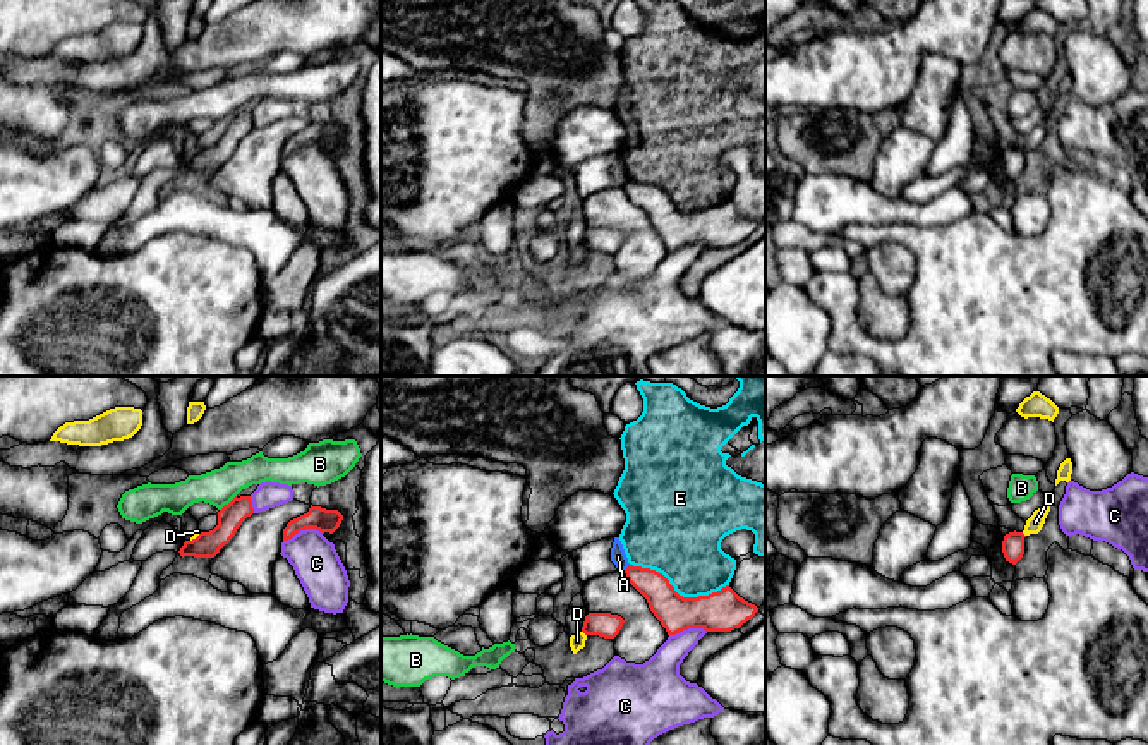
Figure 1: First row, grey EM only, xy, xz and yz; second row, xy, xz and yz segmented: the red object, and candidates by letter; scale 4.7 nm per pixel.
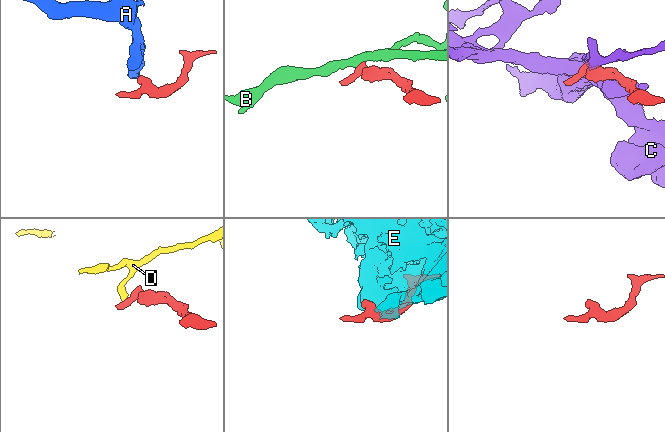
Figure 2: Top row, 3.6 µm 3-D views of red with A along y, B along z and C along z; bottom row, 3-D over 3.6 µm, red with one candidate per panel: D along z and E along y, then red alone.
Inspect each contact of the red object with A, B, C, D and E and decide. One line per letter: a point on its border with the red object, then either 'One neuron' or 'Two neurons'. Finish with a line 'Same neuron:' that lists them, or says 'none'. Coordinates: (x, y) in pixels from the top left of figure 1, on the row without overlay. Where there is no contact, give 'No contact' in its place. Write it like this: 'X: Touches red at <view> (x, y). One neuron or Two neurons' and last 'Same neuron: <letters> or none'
A: Touches red at xz (628, 182). Two neurons
B: Touches red at xy (229, 119). Two neurons
C: Touches red at xy (302, 145). Two neurons
D: Touches red at xz (584, 248). Two neurons
E: Touches red at xz (676, 208). Two neurons
Same neuron: none

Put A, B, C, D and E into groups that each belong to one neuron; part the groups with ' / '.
A / B / C / D / E

